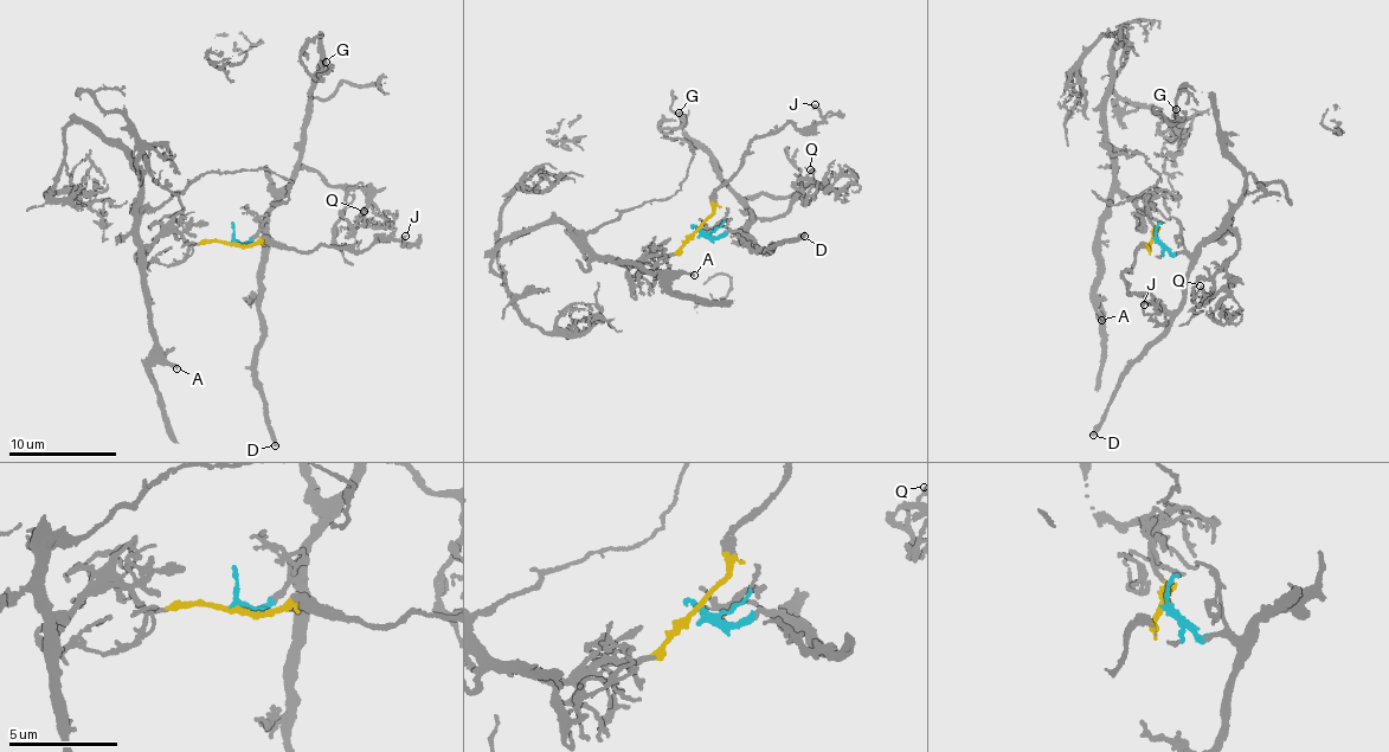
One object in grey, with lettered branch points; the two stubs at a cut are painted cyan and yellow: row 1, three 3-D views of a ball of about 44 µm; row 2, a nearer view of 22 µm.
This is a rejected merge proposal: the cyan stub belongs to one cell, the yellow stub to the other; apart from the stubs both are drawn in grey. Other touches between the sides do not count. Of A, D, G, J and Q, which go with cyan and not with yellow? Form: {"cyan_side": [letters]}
{"cyan_side": ["D", "G", "Q"]}

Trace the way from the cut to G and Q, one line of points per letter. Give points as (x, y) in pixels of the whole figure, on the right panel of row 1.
G: (1152, 239), (1172, 257), (1188, 254), (1243, 188), (1215, 98), (1185, 85), (1178, 119), (1175, 108)
Q: (1152, 239), (1172, 257), (1203, 246), (1227, 227), (1238, 235), (1234, 254), (1215, 275), (1209, 300), (1201, 284)

